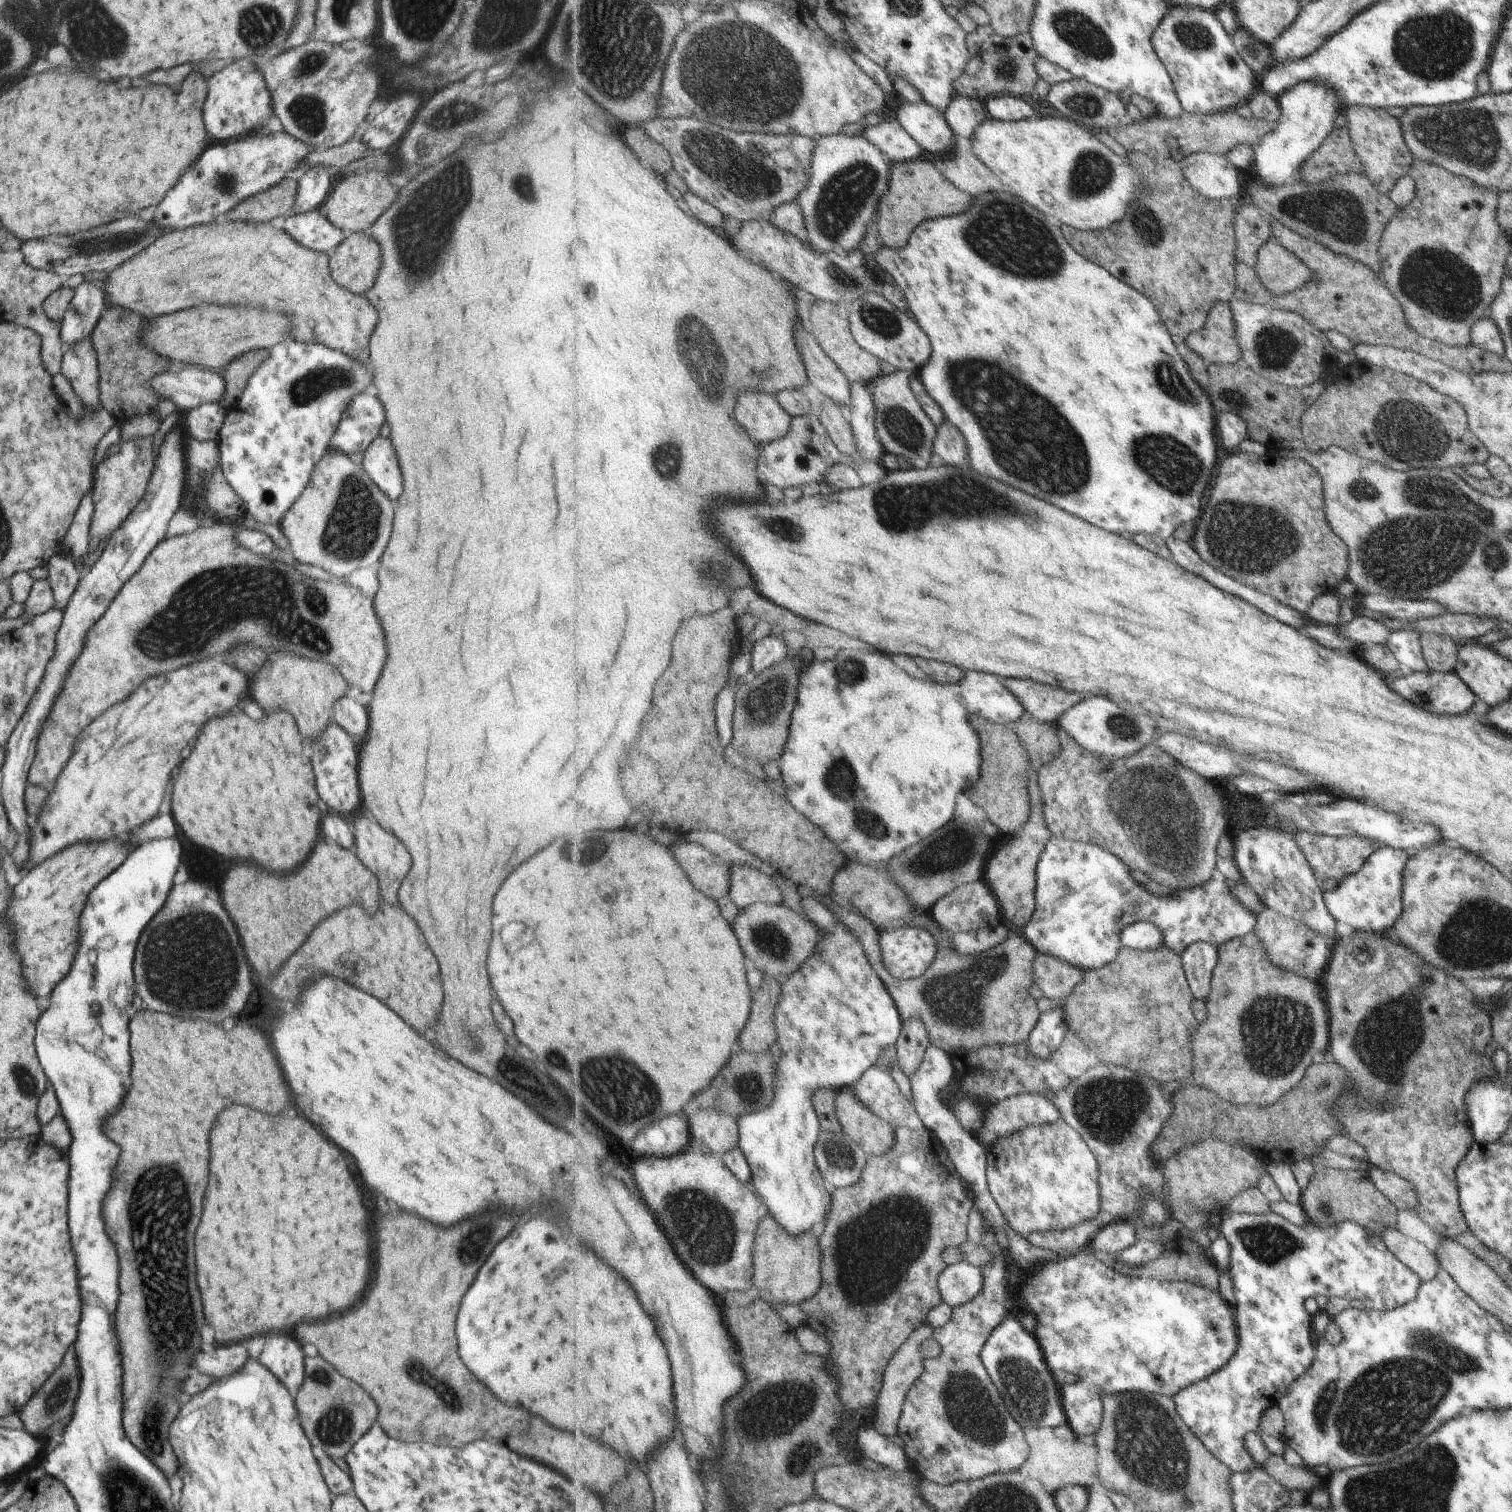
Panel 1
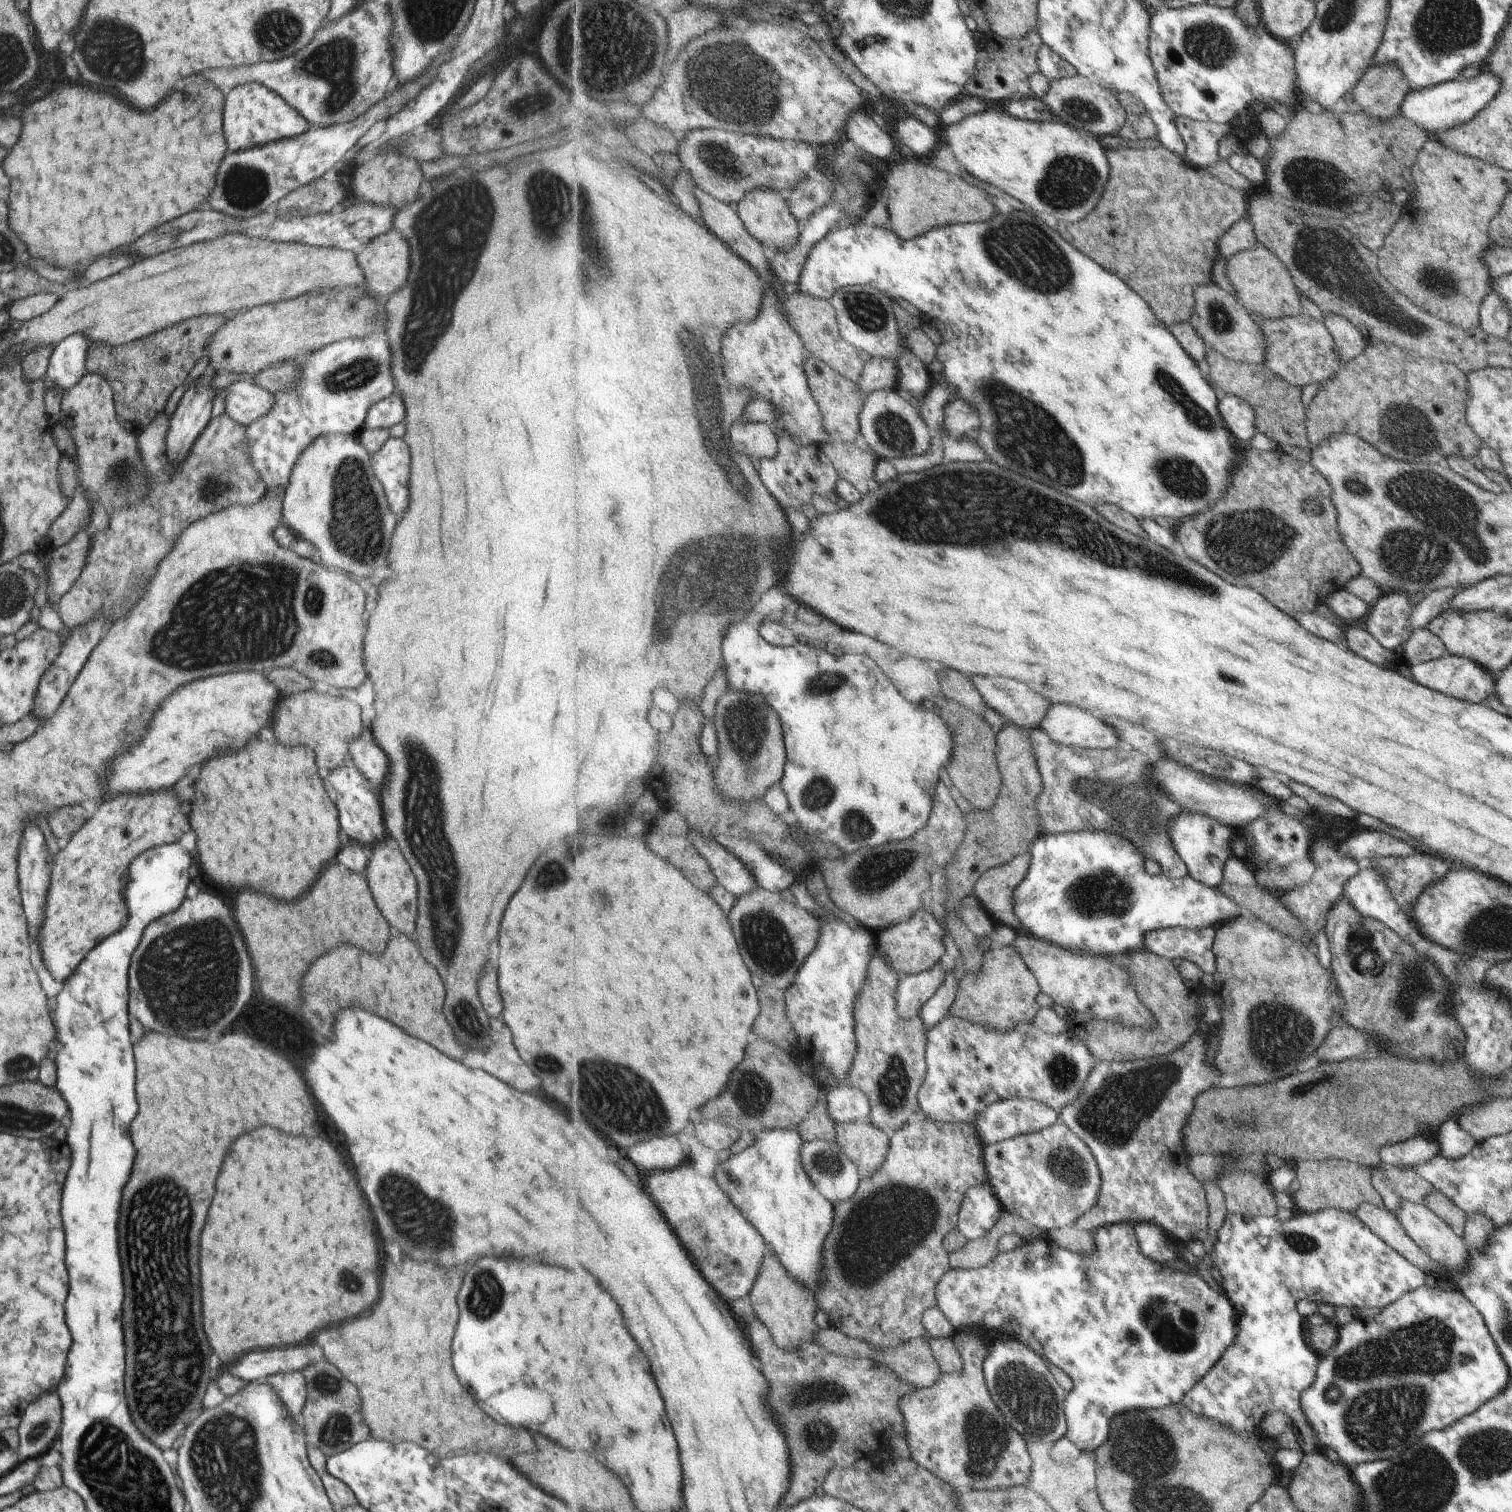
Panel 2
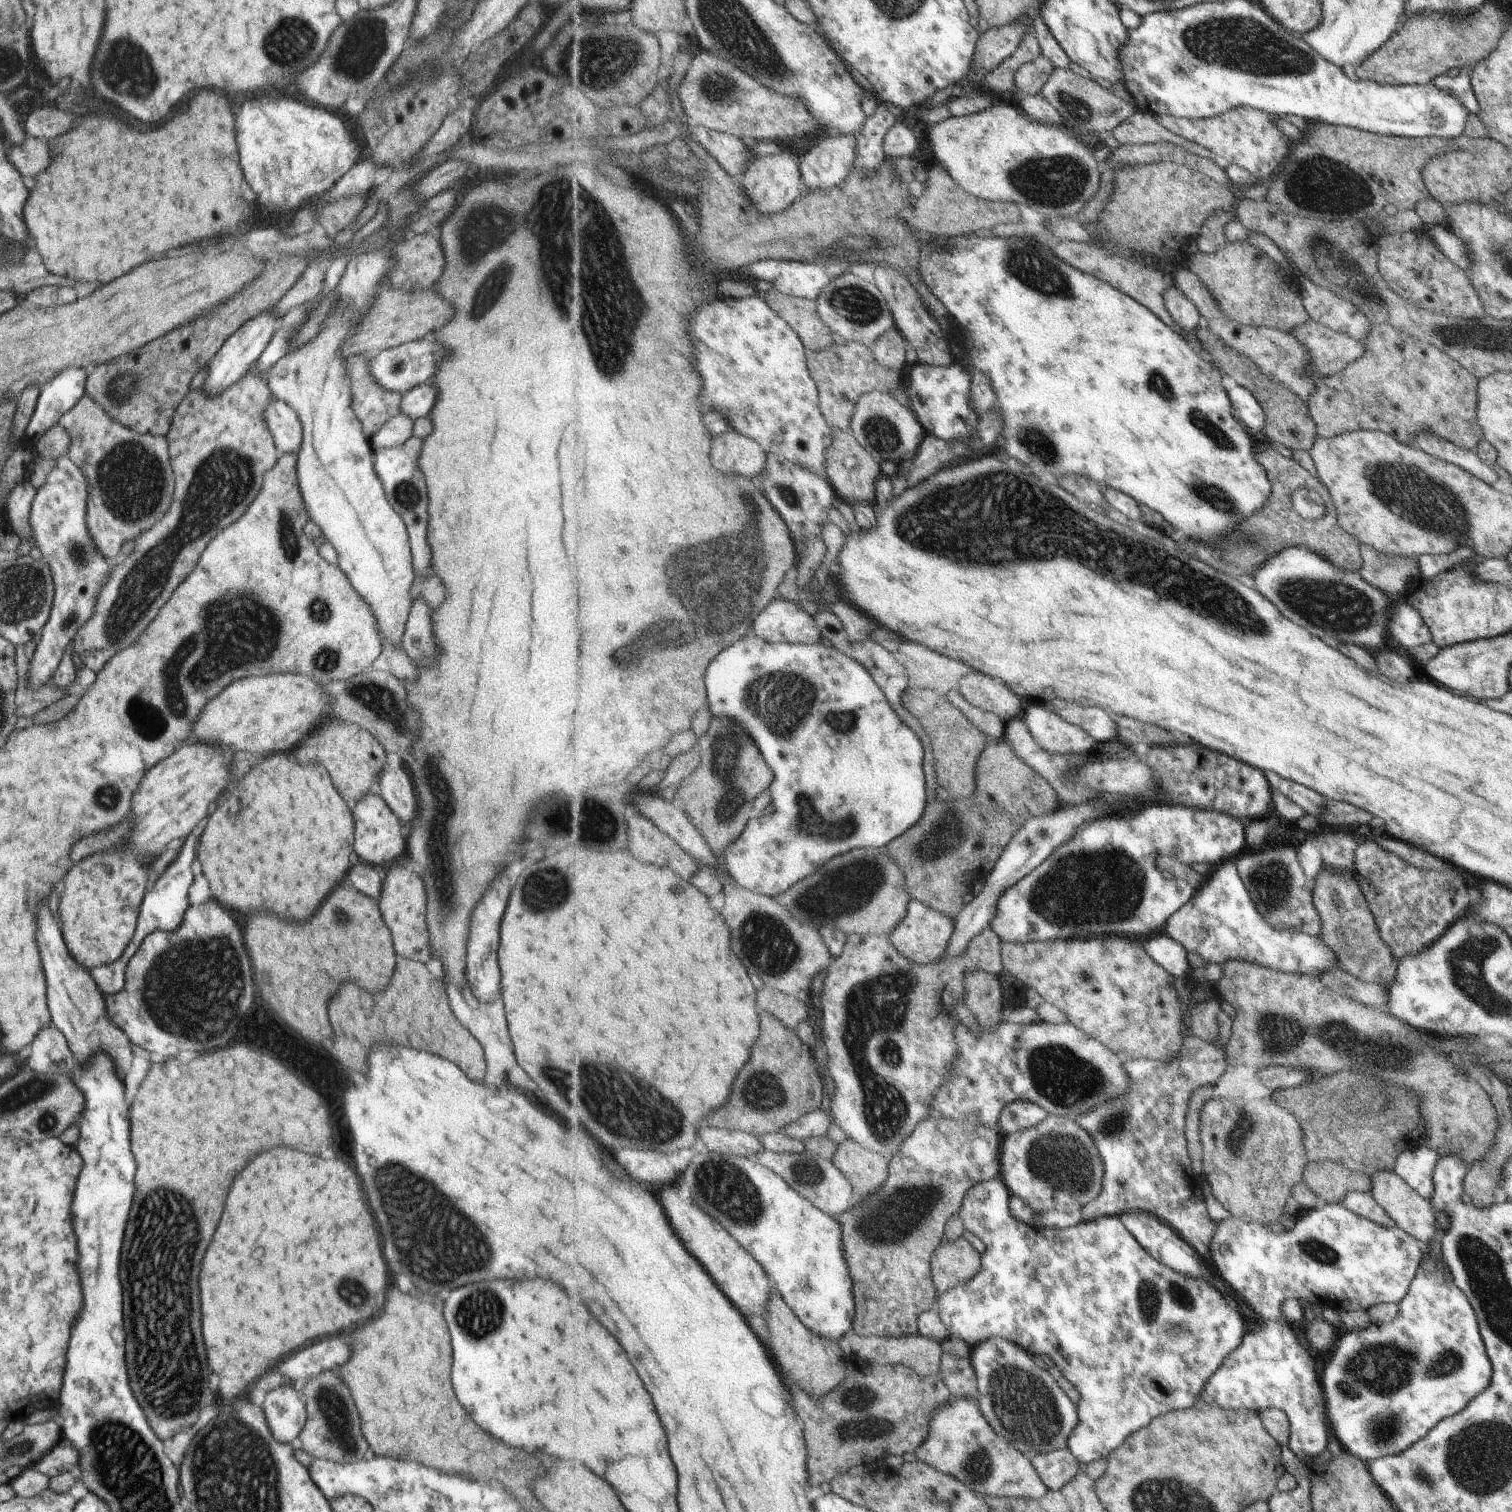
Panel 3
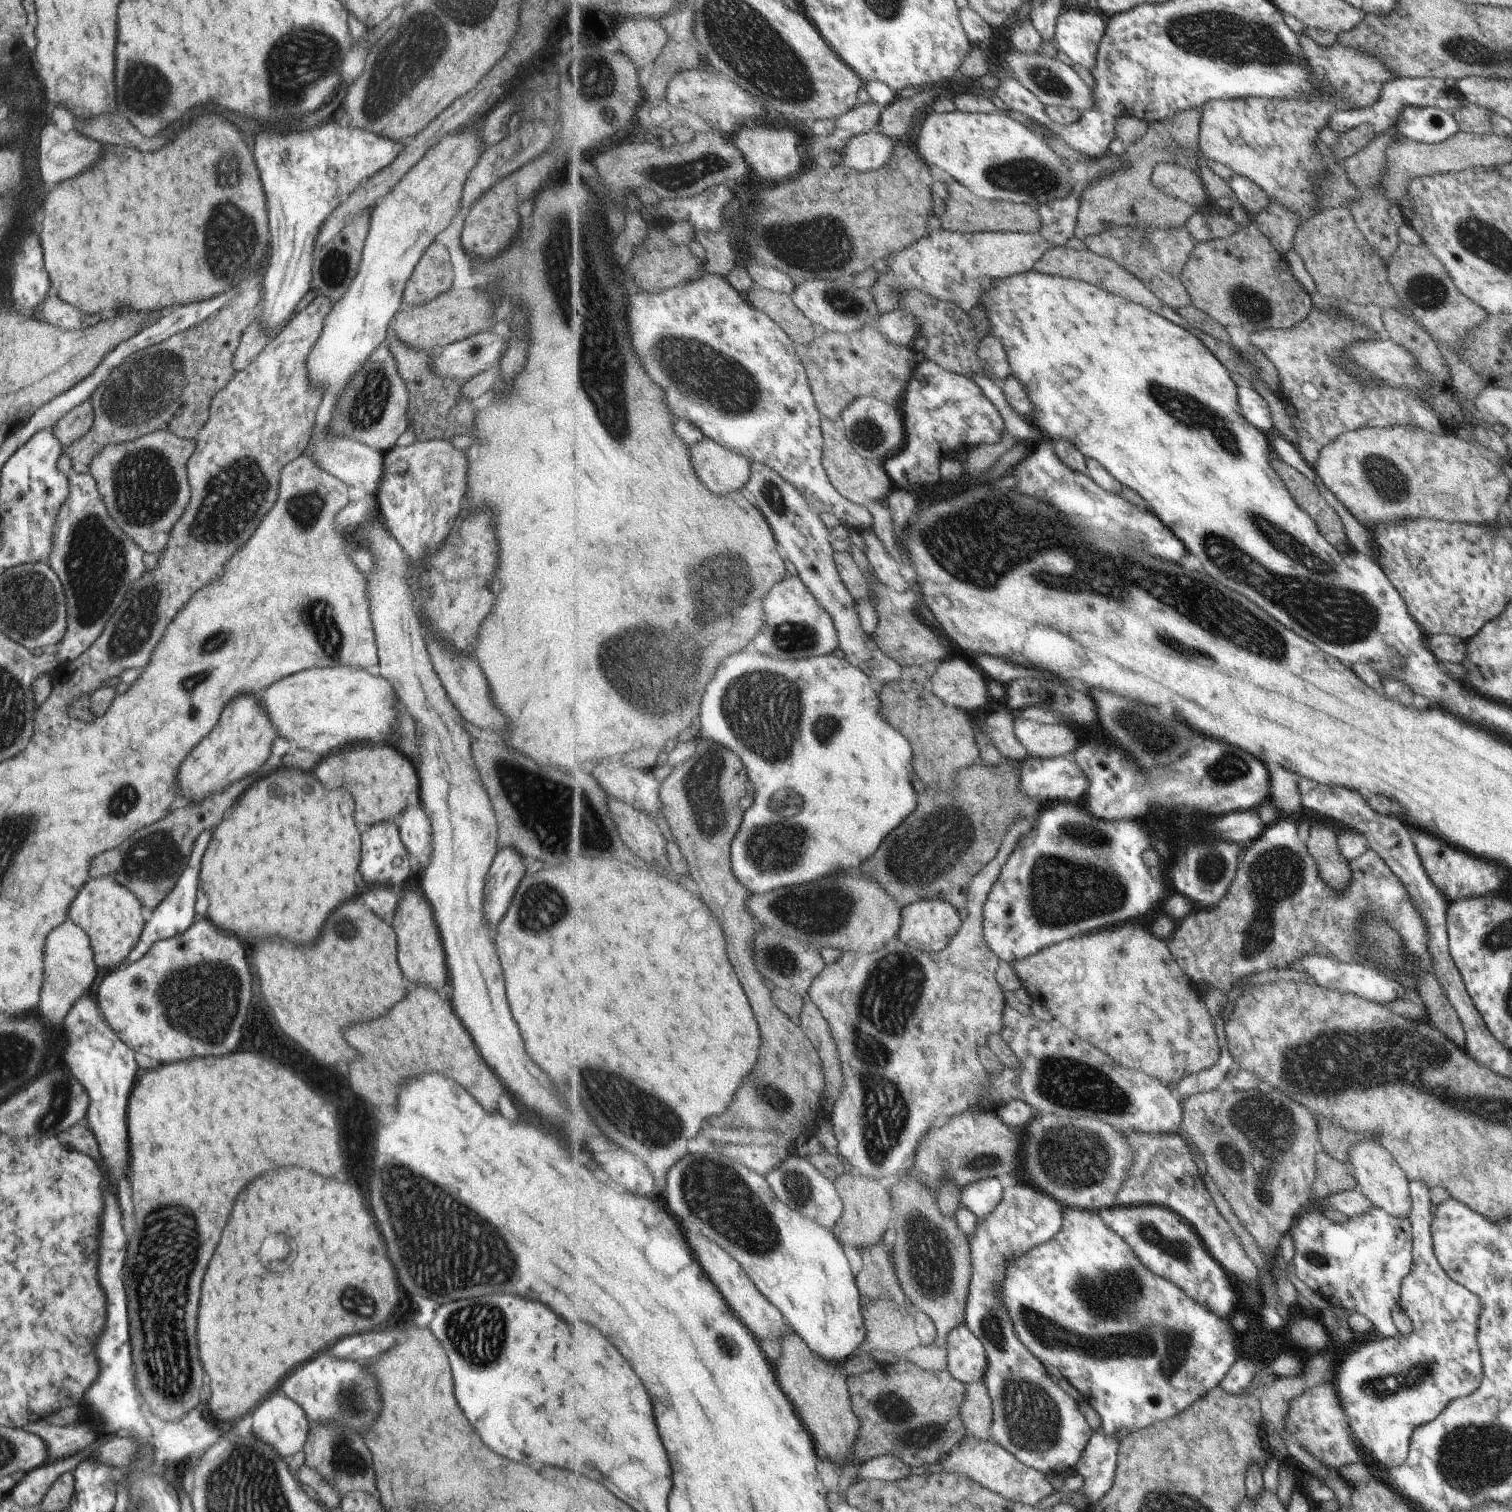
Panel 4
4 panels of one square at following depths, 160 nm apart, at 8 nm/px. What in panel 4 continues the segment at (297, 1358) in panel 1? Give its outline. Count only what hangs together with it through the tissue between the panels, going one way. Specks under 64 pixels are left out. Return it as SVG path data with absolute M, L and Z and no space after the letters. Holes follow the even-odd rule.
M271 1394L253 1410L249 1434L267 1443L284 1461L289 1461L295 1452L303 1450L309 1429L310 1422L298 1404L283 1394Z

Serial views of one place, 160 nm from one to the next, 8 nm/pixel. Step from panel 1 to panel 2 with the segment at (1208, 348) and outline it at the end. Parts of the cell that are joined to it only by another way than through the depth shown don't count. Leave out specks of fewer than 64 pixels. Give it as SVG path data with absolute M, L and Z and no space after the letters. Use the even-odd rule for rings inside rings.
M1211 281L1195 287L1194 297L1194 314L1191 322L1209 348L1218 350L1236 363L1263 364L1266 359L1266 339L1262 329L1239 304L1233 293Z

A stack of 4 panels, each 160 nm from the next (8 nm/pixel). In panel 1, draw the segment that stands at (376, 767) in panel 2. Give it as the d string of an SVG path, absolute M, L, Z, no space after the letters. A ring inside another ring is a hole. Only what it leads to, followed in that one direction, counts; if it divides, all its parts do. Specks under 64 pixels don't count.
M347 691L346 694L334 704L332 708L333 722L339 725L343 732L353 741L356 750L366 736L367 717L366 709L362 708L355 699L356 691Z

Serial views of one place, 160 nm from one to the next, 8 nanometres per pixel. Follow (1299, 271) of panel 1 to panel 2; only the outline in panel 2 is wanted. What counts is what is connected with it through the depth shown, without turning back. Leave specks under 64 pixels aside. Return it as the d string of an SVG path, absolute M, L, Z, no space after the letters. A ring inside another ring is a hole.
M1253 246L1234 255L1227 257L1226 273L1234 286L1234 295L1250 316L1261 319L1280 319L1281 317L1294 317L1304 312L1302 307L1296 309L1295 313L1287 314L1287 300L1293 296L1293 282L1287 274L1287 270L1265 246ZM1257 282L1259 282L1259 300L1257 300Z

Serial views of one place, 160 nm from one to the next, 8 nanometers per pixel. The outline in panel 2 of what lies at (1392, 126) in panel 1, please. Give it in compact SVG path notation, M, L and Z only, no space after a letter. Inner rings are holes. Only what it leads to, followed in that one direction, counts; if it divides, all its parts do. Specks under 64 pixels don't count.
M1383 63L1366 68L1348 99L1357 104L1358 112L1376 119L1393 119L1398 114L1402 96L1409 90L1404 74L1395 65Z

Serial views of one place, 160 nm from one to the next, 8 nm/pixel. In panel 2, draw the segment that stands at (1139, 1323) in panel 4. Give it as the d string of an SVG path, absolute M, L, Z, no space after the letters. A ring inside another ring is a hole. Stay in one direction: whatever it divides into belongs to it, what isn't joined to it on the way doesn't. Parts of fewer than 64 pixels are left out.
M988 1182L967 1188L959 1206L957 1229L969 1240L983 1237L998 1224L1004 1210ZM1134 1223L1110 1224L1095 1232L1095 1253L1079 1253L1062 1247L1051 1237L1027 1241L1011 1252L1001 1253L987 1266L978 1269L949 1269L938 1284L938 1307L954 1326L955 1333L963 1333L971 1328L987 1328L1001 1330L1003 1326L1017 1322L1025 1330L1033 1330L1045 1348L1045 1356L1051 1364L1059 1366L1075 1380L1075 1390L1071 1390L1066 1398L1066 1419L1069 1428L1066 1437L1071 1439L1081 1450L1096 1452L1110 1439L1114 1418L1129 1411L1148 1411L1183 1403L1186 1394L1217 1364L1230 1346L1235 1342L1235 1307L1226 1294L1215 1292L1196 1271L1185 1272L1173 1270L1159 1261L1150 1259L1141 1248L1138 1238L1135 1238Z

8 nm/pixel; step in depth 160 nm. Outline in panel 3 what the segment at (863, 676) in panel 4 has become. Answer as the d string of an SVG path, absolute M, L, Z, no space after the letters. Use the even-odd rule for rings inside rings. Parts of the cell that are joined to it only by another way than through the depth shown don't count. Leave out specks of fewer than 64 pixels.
M751 633L736 641L735 644L727 646L710 664L705 678L707 678L706 689L711 716L713 718L727 717L736 721L774 772L774 779L769 788L774 811L765 812L760 817L749 820L736 843L724 853L732 877L742 887L768 897L776 897L793 887L797 881L811 876L834 856L853 849L887 846L891 840L905 834L923 816L925 802L929 801L928 798L925 798L928 790L927 784L925 784L925 772L923 772L923 744L921 744L919 736L909 726L903 724L903 720L891 708L891 704L887 702L885 694L881 692L881 688L871 672L857 659L850 657L835 646L827 648L818 642L815 645L770 643L755 633Z

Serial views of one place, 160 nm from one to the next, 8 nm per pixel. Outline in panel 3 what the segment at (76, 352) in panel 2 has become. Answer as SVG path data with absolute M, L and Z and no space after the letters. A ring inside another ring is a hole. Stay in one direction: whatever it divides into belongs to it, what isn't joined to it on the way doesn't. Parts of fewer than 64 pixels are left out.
M65 369L40 386L36 405L24 433L38 441L85 394L85 369Z

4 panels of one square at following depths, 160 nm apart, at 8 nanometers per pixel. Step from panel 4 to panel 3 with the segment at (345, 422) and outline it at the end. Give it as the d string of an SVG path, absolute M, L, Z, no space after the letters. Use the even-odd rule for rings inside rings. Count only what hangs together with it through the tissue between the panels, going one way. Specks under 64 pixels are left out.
M363 352L359 356L347 356L345 362L349 362L349 370L353 374L350 392L350 405L361 423L363 434L368 440L389 420L391 417L399 414L400 400L403 393L399 391L388 391L380 387L370 373L370 366L367 366L367 360L363 360Z

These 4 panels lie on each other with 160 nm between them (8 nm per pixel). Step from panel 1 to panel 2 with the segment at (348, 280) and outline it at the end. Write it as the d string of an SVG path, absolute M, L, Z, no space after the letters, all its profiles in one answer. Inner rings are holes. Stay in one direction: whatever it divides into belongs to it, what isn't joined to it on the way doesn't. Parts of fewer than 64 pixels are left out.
M391 230L355 252L367 290L383 298L397 292L407 282L409 250L402 236Z

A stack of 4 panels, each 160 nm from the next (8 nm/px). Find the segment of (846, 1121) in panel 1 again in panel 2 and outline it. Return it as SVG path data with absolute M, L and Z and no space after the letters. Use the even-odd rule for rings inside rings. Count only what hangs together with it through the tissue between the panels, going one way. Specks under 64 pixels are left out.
M855 1122L836 1125L841 1152L855 1163L863 1177L872 1177L884 1164L890 1149L890 1137L873 1124Z

